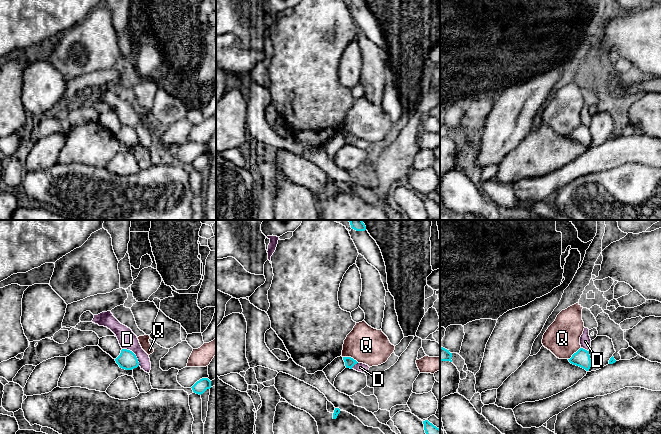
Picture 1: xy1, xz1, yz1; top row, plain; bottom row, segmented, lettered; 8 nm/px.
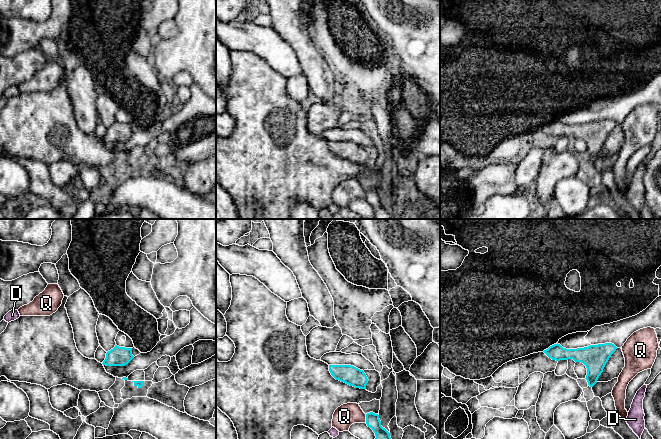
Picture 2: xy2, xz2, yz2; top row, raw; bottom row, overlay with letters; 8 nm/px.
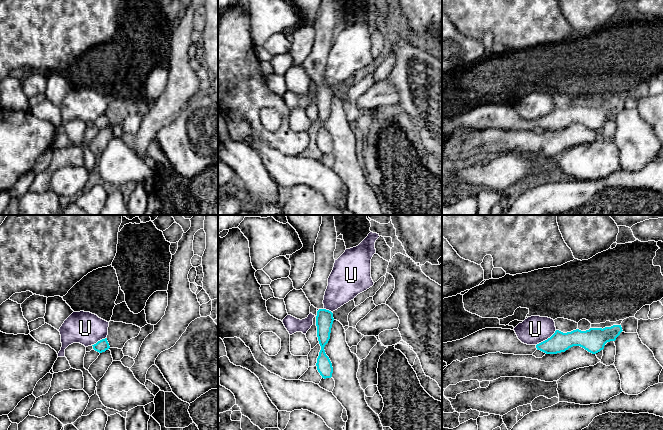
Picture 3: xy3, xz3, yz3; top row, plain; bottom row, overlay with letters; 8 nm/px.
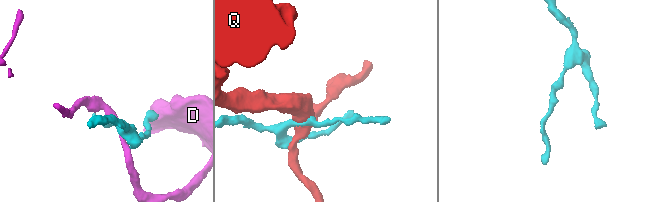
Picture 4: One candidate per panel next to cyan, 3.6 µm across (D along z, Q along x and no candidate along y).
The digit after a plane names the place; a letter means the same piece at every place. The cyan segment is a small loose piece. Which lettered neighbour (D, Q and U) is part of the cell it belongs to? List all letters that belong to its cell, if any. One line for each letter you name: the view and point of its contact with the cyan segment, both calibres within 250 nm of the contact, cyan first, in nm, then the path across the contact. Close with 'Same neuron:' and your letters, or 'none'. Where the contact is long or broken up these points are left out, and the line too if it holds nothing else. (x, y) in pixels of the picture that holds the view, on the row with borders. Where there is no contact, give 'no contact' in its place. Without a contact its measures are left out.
Same neuron: none

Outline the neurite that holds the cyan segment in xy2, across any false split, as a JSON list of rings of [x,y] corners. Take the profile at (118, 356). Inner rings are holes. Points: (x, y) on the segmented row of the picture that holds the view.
[[[115,345],[113,349],[106,353],[106,358],[102,364],[106,366],[125,366],[133,358],[132,348],[119,347]]]

